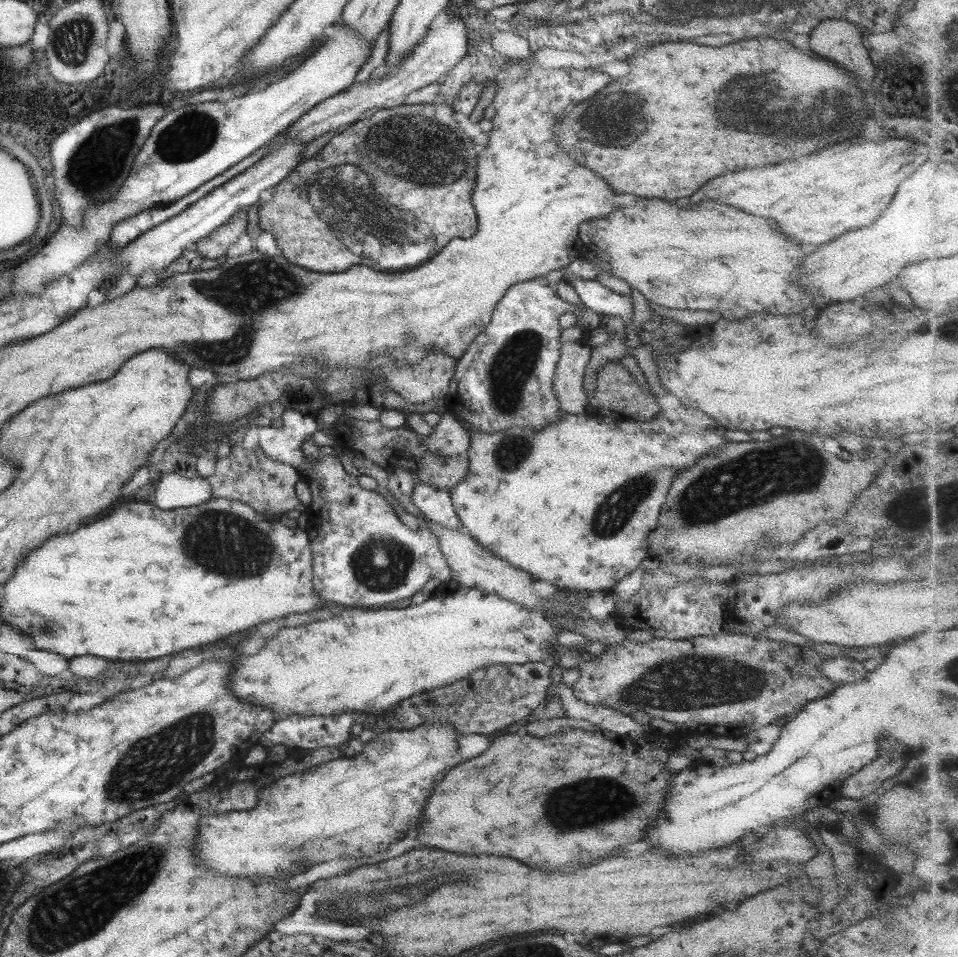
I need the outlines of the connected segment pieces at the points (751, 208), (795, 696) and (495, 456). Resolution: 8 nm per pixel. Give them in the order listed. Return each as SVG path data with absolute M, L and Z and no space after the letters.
M857 138L825 148L803 160L707 180L689 198L689 206L709 198L751 216L769 218L773 226L795 244L825 244L847 230L871 224L893 198L899 182L905 180L923 160L925 150L915 142L883 140L879 144Z
M725 632L683 640L654 638L648 643L624 638L618 645L609 645L599 655L593 655L590 661L581 661L575 667L579 678L571 688L572 694L581 702L611 707L626 715L629 712L645 712L651 718L667 720L679 728L703 726L701 732L711 732L709 728L717 730L723 726L728 731L747 728L745 732L748 732L767 724L781 725L809 701L821 698L839 686L821 674L819 665L824 659L808 646L771 641L745 633Z
M681 406L673 412L660 410L651 421L631 421L612 416L586 416L586 414L582 414L583 420L579 420L579 415L569 414L569 412L561 410L559 410L559 416L563 420L557 418L555 421L543 425L543 429L539 430L513 426L497 432L467 431L470 434L470 445L467 450L467 459L469 460L467 472L453 488L448 490L448 493L461 528L465 529L467 534L472 536L473 540L483 550L490 552L495 558L505 560L507 564L511 564L519 570L525 570L527 574L531 574L533 580L545 580L545 582L559 586L559 588L571 588L571 590L584 593L588 591L611 591L618 580L633 572L639 566L639 562L649 555L648 534L656 528L659 508L667 496L673 475L695 464L695 460L699 456L709 454L709 452L717 452L717 449L720 449L727 440L721 435L722 429L713 428L713 422L705 414Z

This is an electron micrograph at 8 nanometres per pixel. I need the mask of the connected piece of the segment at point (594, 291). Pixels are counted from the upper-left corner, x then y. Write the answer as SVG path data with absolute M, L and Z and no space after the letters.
M562 268L562 280L568 282L577 293L579 300L598 316L620 316L625 326L630 324L632 299L607 289L595 279L585 280Z

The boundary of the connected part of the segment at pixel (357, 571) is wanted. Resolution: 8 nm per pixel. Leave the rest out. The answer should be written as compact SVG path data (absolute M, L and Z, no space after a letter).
M284 410L278 423L261 426L257 430L259 450L277 462L291 465L308 484L311 502L305 507L307 524L305 532L309 537L312 556L313 580L315 594L323 600L343 604L344 607L381 606L387 602L406 600L415 592L419 592L432 576L440 581L454 580L448 570L445 559L441 556L435 535L427 528L419 528L414 534L399 522L393 508L387 500L372 490L365 490L357 485L357 479L347 474L341 462L332 456L322 456L313 464L305 462L301 452L301 424L313 424L315 420L299 414L299 411Z

